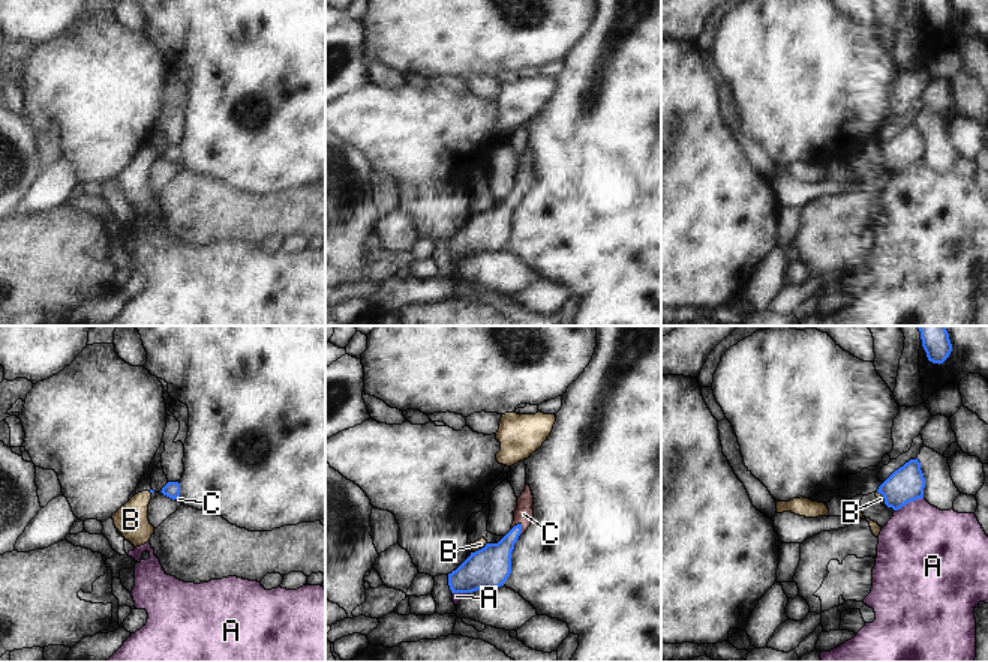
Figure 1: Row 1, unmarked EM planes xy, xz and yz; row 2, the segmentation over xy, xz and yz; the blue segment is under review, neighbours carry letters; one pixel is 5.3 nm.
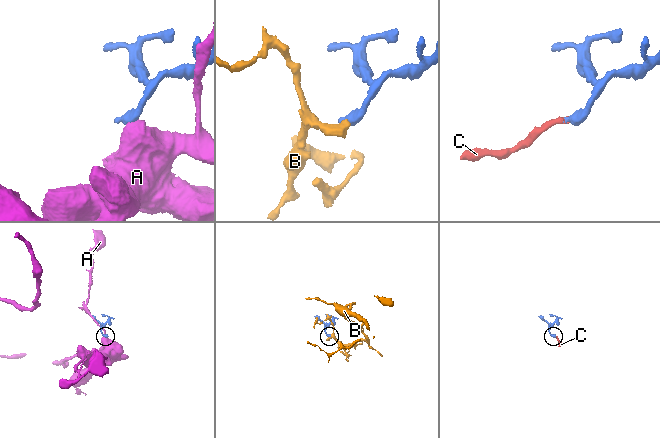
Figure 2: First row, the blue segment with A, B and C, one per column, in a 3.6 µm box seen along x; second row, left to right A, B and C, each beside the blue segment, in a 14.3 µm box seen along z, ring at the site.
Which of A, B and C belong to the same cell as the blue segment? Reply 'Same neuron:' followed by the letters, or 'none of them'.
Same neuron: C

